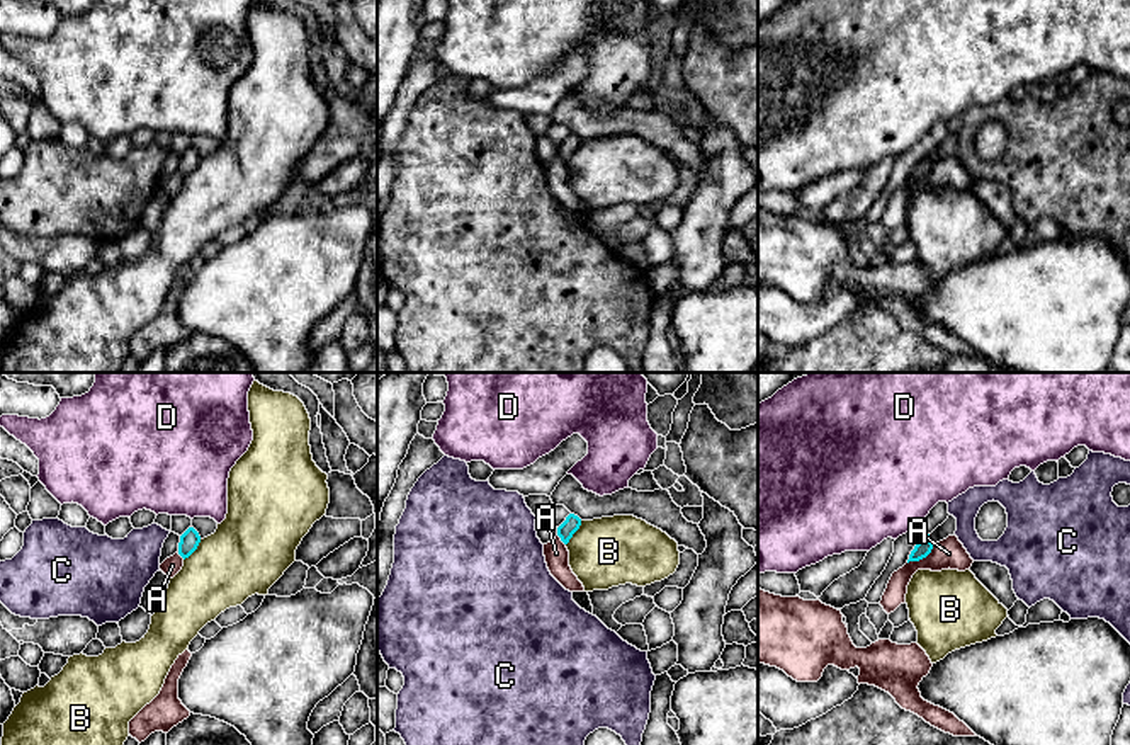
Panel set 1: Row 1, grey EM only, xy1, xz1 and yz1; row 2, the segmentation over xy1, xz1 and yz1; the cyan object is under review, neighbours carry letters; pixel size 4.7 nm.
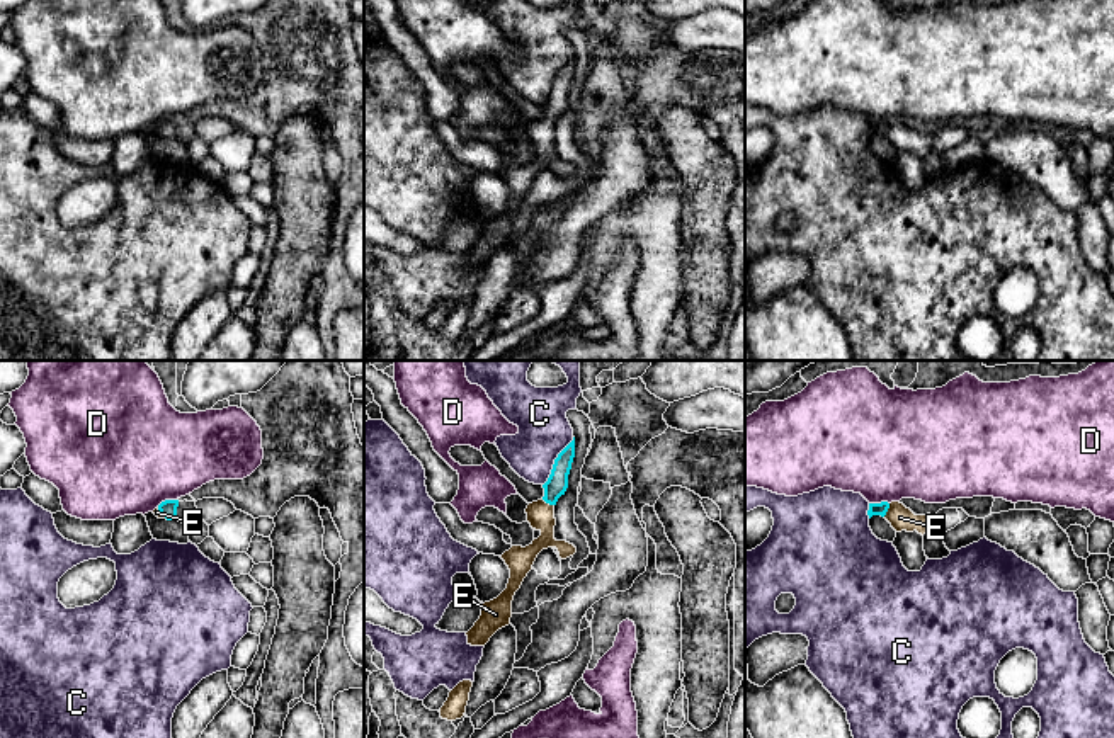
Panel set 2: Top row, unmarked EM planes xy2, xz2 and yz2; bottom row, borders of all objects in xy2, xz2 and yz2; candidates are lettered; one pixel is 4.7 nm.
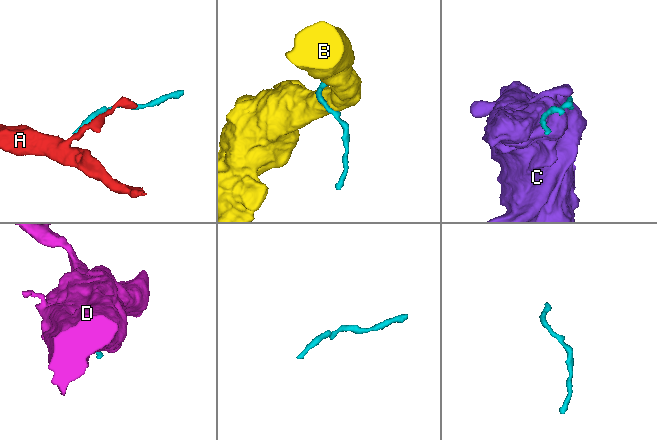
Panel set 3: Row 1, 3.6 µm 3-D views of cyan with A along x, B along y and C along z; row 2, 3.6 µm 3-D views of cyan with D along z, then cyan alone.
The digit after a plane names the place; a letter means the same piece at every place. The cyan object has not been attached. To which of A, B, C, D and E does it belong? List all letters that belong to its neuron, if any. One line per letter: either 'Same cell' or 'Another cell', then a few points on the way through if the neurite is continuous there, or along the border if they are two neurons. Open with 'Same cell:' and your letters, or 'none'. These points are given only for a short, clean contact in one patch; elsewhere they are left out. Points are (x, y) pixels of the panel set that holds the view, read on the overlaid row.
Same cell: E
A: Another cell
B: Another cell
C: Another cell
D: Another cell. Boundary: yz2 (888, 502), (869, 504)
E: Same cell. Path across: yz2 (875, 509), (886, 510), (900, 517)

